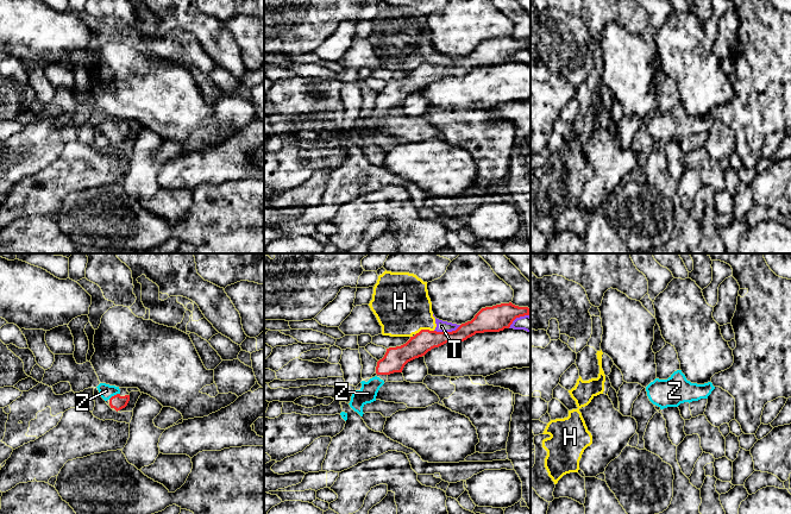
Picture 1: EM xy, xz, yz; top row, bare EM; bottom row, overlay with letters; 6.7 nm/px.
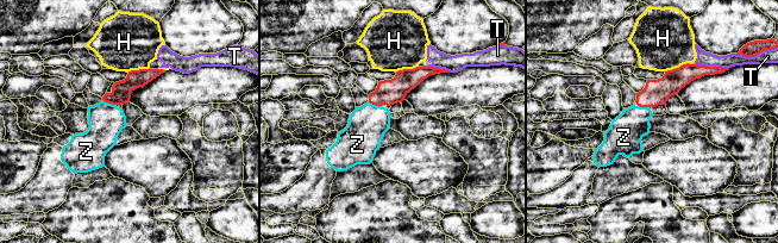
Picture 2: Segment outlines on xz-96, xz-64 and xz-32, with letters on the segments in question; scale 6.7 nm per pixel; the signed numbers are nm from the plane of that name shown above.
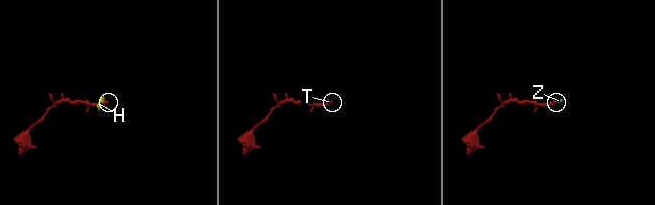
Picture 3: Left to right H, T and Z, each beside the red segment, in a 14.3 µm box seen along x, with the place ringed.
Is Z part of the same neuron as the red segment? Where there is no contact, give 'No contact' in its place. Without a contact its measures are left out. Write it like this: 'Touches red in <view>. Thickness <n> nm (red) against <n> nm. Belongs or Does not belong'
Touches red in xy. Thickness 100 nm (red) against 90 nm. Belongs

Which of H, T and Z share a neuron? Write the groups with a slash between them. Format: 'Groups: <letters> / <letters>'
Groups: H T / Z

